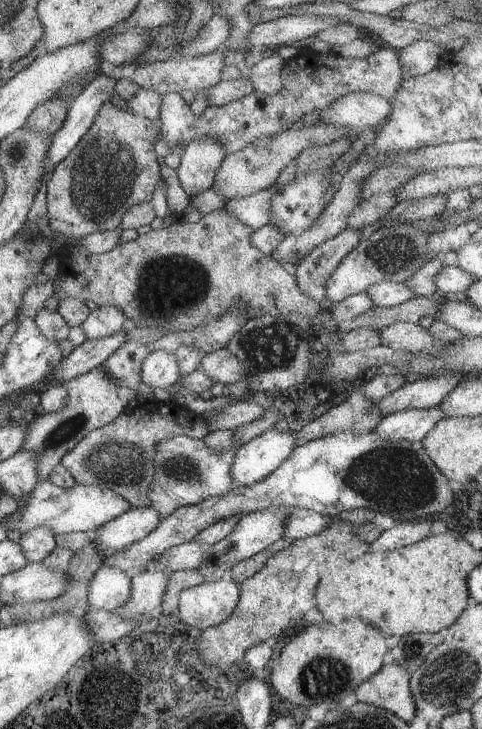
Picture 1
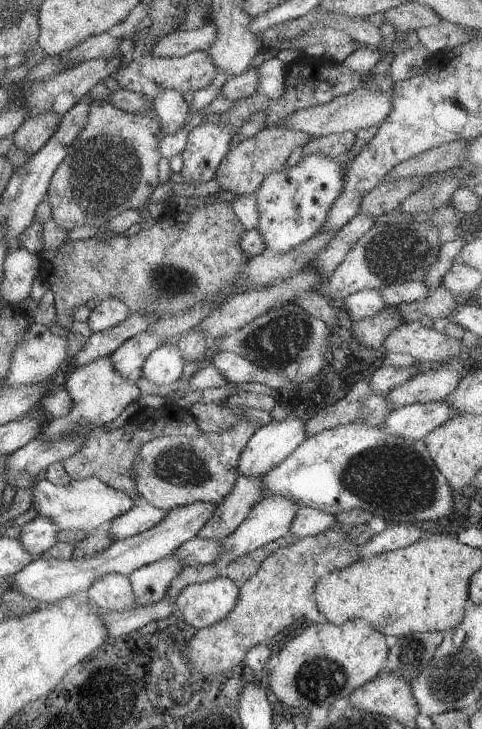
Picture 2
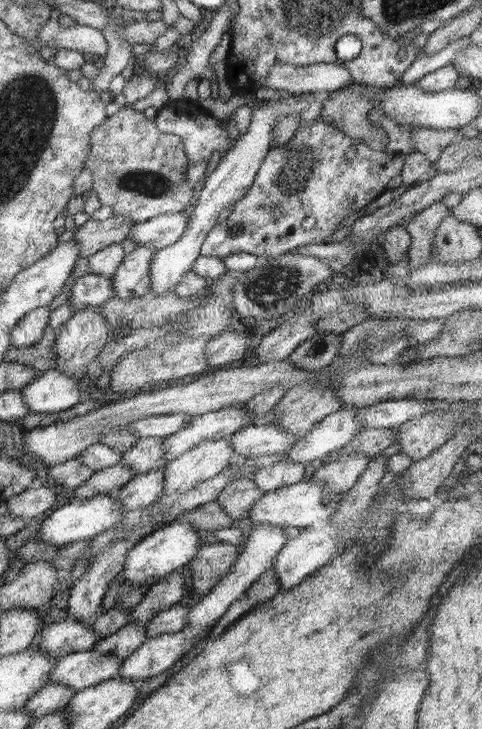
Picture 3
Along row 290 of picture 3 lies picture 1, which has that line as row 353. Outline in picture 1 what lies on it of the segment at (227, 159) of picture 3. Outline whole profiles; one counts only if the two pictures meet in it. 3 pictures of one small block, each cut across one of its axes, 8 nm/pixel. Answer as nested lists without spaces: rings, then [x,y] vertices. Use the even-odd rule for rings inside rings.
[[[162,350],[154,351],[144,359],[142,364],[141,381],[152,388],[166,388],[176,383],[180,378],[180,368],[174,353]]]

